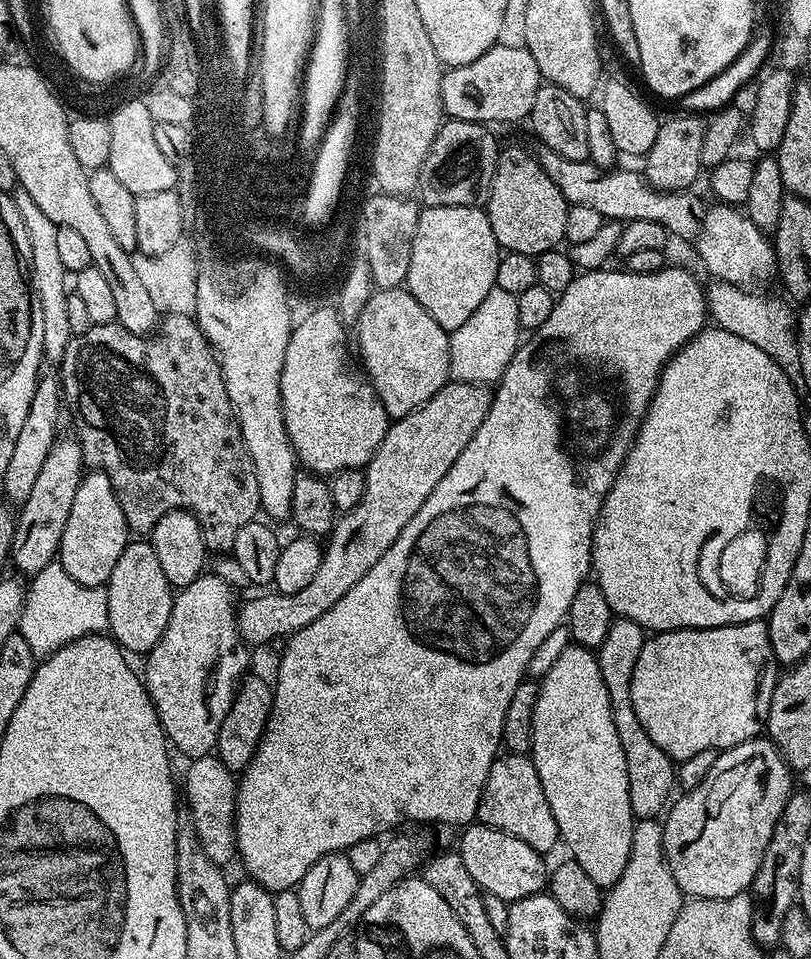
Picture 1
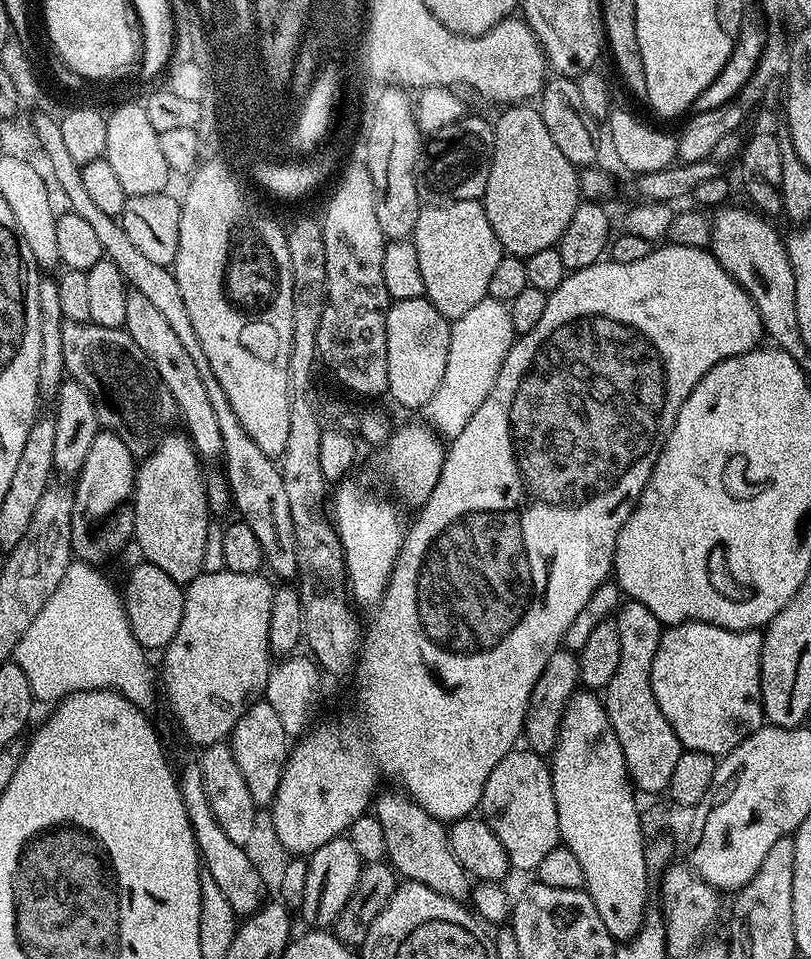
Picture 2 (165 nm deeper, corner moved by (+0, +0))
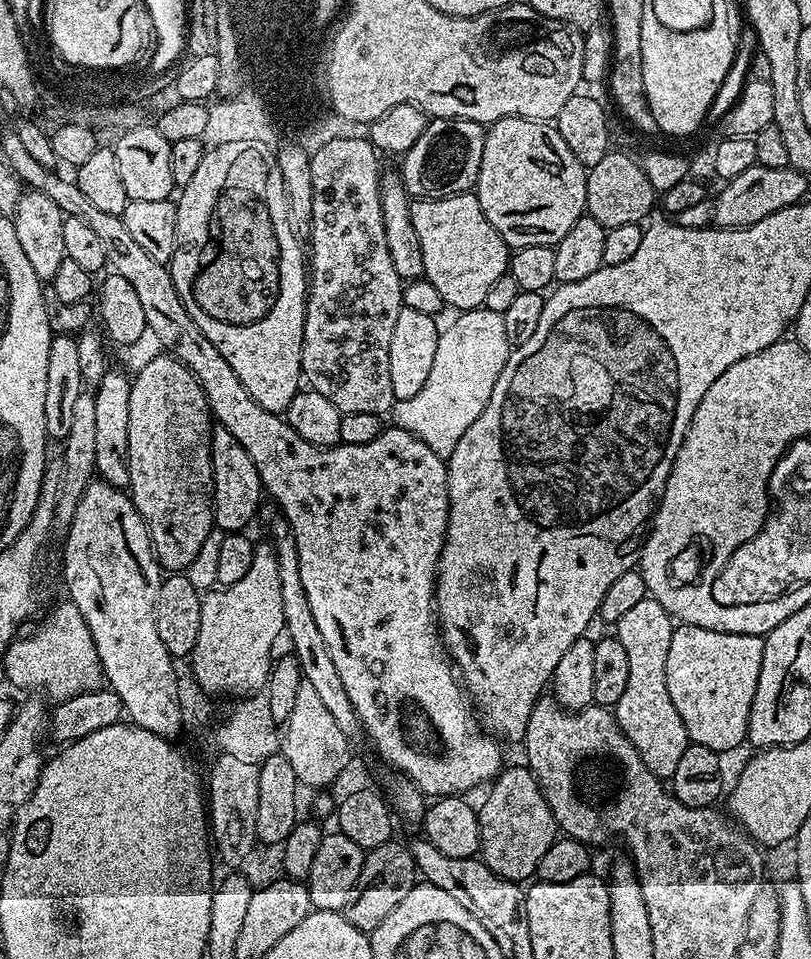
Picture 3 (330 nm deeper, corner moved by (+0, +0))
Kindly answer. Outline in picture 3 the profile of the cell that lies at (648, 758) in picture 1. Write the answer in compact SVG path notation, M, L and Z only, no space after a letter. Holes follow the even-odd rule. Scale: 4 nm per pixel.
M651 598L637 602L614 625L614 635L626 650L630 669L626 690L614 705L614 715L622 734L638 750L646 770L661 778L672 777L690 743L686 726L682 726L682 714L678 714L670 690L666 690L666 654L670 654L673 627L670 613Z

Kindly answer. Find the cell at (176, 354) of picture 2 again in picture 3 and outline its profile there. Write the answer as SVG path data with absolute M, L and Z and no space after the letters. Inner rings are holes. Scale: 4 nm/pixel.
M213 427L210 438L210 462L212 463L212 483L210 499L213 503L213 523L226 534L243 531L246 524L257 515L262 497L262 485L258 478L258 466L250 454L246 454L242 442L230 434L230 430Z

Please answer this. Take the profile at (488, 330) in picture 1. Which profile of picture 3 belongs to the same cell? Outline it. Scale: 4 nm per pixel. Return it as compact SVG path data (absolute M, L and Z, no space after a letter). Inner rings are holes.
M481 306L461 311L457 316L460 317L440 333L438 351L434 354L434 363L426 378L426 386L422 386L422 390L418 390L414 398L395 401L390 413L391 423L395 427L414 434L419 440L426 442L426 446L430 446L434 454L445 458L454 454L458 438L462 438L462 434L466 434L466 430L474 426L478 414L486 410L486 402L490 402L490 394L494 394L494 382L498 382L498 374L502 374L510 351L501 313Z

